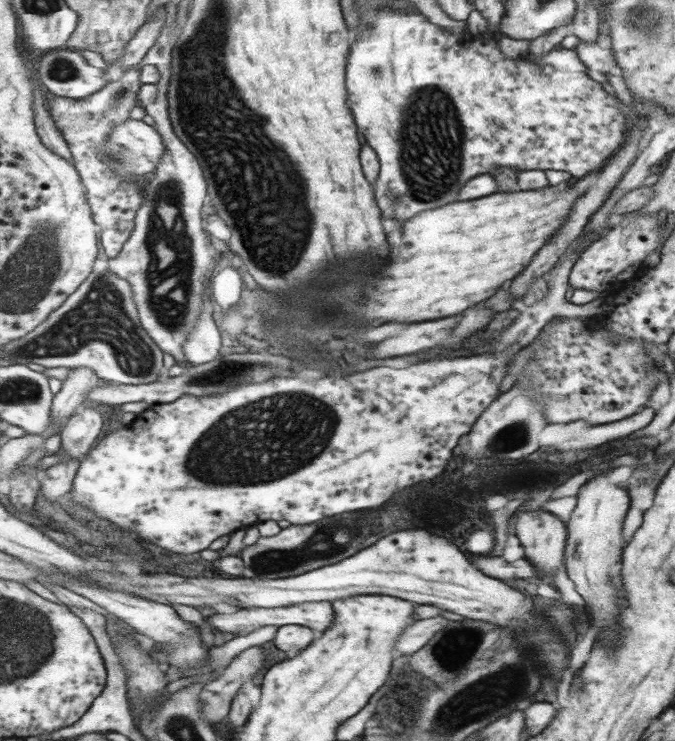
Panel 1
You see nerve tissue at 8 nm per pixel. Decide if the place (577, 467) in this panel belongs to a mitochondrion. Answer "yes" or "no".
no

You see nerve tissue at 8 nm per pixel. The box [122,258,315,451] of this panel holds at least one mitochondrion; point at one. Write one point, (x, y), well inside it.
(230, 370)

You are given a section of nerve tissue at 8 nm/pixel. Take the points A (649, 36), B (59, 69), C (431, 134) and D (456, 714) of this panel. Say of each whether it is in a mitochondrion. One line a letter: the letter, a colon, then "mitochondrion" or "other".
A: mitochondrion
B: mitochondrion
C: mitochondrion
D: mitochondrion

